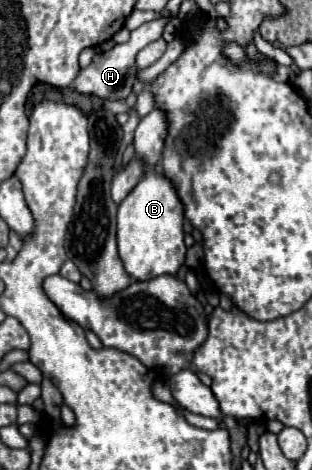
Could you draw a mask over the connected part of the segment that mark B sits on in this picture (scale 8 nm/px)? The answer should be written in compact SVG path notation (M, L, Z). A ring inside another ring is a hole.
M147 170L143 180L119 204L117 244L125 270L135 280L151 280L159 274L175 274L185 262L183 202L173 182L159 170Z

